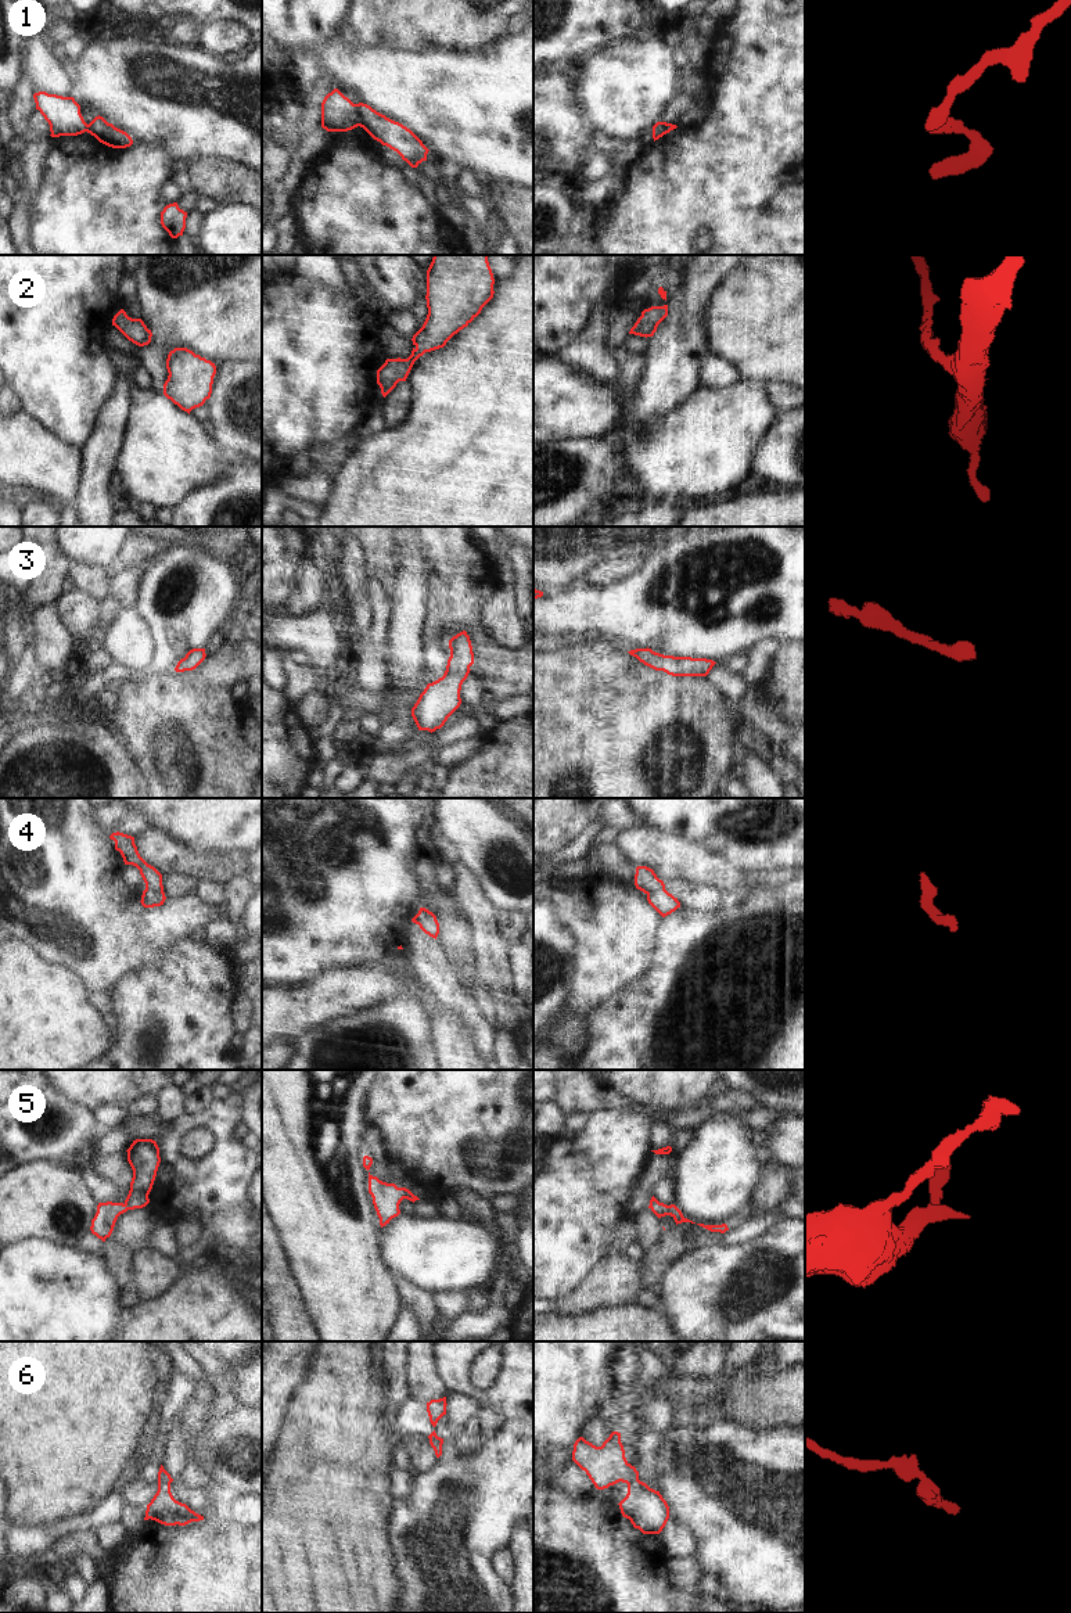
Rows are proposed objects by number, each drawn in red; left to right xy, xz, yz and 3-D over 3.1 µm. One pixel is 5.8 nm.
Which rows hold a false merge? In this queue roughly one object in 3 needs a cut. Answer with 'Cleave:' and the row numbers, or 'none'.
Cleave: 1

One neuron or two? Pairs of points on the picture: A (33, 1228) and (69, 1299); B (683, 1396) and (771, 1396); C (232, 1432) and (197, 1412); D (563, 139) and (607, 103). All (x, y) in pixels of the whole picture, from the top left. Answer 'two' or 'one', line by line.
A: two
B: one
C: two
D: two

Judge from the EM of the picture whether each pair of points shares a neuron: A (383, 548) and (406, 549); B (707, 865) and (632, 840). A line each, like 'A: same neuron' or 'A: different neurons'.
A: different neurons
B: same neuron

